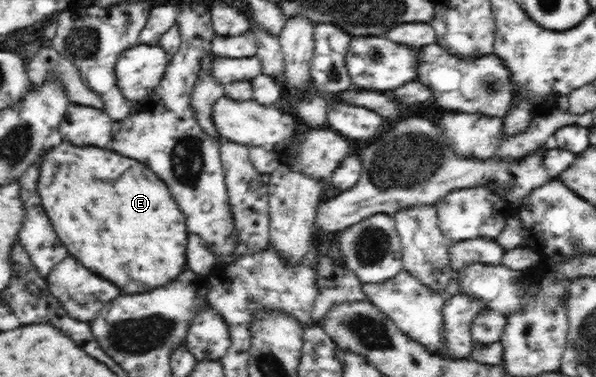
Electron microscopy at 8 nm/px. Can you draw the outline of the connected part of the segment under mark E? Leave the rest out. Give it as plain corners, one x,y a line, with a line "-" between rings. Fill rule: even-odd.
61,139
56,145
50,145
48,149
43,151
39,160
36,192
40,195
41,206
44,207
56,234
62,240
62,244
68,248
72,257
76,256
76,260
82,264
88,264
88,268
96,268
96,272
100,272
100,276
108,276
108,280
116,280
116,285
122,294
150,292
154,288
168,284
170,280
176,280
176,277
180,277
188,269
186,266
186,244
190,232
186,230
184,213
180,210
179,204
172,198
167,184
146,164
142,164
135,157
124,156
122,153
115,152
114,149
106,149
102,145
87,143
78,145
67,139

